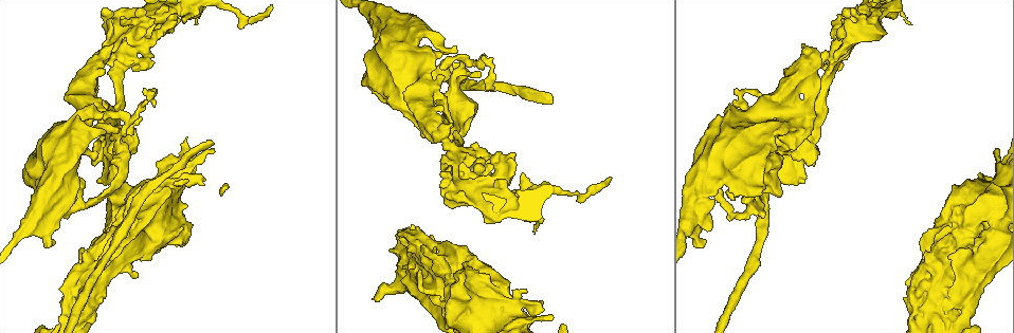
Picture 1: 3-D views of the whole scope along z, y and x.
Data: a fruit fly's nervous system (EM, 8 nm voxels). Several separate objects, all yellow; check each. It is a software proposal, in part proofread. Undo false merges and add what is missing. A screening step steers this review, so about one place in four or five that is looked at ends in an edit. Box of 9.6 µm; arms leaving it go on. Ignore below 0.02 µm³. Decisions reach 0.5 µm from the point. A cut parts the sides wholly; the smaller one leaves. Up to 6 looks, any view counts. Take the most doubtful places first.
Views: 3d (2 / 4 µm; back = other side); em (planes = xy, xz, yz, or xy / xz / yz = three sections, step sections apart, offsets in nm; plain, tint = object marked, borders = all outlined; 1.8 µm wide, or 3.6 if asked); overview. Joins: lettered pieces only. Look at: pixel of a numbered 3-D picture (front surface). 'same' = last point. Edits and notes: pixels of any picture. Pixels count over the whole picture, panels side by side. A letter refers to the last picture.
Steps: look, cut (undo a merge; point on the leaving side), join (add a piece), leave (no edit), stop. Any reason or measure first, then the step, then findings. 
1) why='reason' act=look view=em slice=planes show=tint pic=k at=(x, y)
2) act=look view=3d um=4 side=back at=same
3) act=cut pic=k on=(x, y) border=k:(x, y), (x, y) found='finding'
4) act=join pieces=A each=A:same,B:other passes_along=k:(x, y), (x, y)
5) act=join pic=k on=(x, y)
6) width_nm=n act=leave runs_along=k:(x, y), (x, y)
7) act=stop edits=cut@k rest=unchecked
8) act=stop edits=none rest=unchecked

why='free end' act=look view=em slice=planes show=borders pic=1 at=(214, 144)

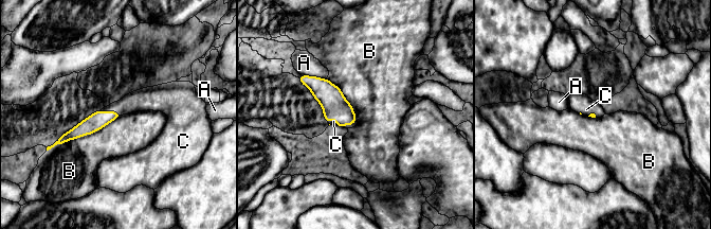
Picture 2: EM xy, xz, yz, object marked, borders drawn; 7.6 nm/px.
act=join pieces=C each=A:other,B:other,C:same passes_along=2:(96, 121), (111, 111), (142, 100) found='it goes on there'

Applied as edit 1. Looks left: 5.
act=look view=overview

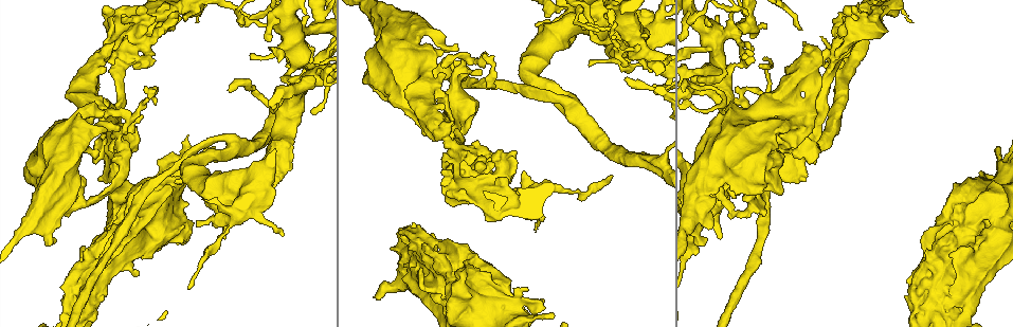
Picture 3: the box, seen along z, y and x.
why='thick turns thin' act=look view=em um=3.6 slice=planes show=tint pic=3 at=(597, 11)

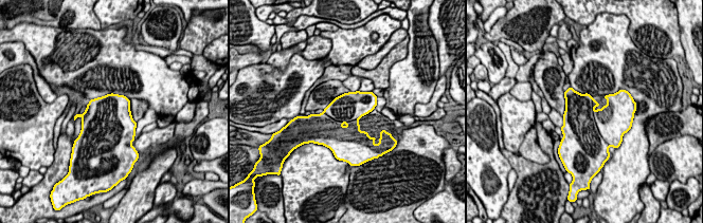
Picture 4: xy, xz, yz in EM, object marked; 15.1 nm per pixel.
act=look view=em um=3.6 slice=planes show=borders at=same

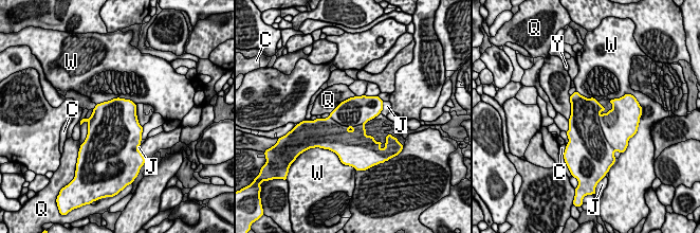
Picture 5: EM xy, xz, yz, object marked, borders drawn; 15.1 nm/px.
width_nm=600 act=leave each=C:other,J:other,Q:other,W:other,Y:other border=5:(355, 95), (344, 100), (330, 113) found='continuous, no second cell'

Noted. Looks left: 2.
why='calibre changes' act=look view=em slice=yz step=8 show=borders pic=3 at=(638, 37)

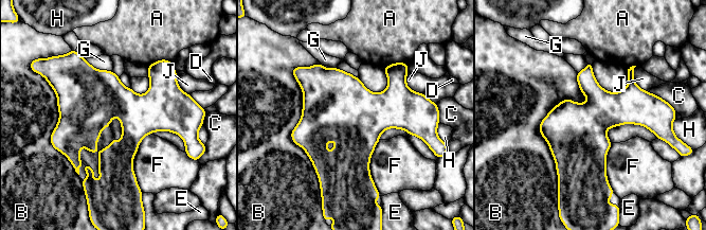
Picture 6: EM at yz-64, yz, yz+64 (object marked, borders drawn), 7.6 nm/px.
act=leave each=A:other,B:other,C:other,D:other,E:other,F:other,G:other,H:other,J:other border=6:(577, 72), (557, 179) found='all the same cell'

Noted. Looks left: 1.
act=stop edits=join@2 rest=unchecked

